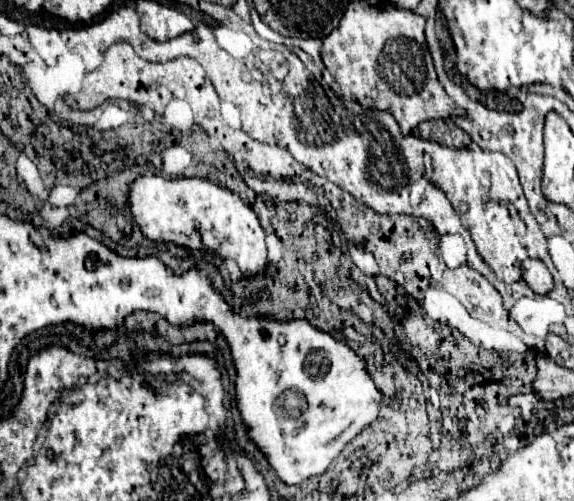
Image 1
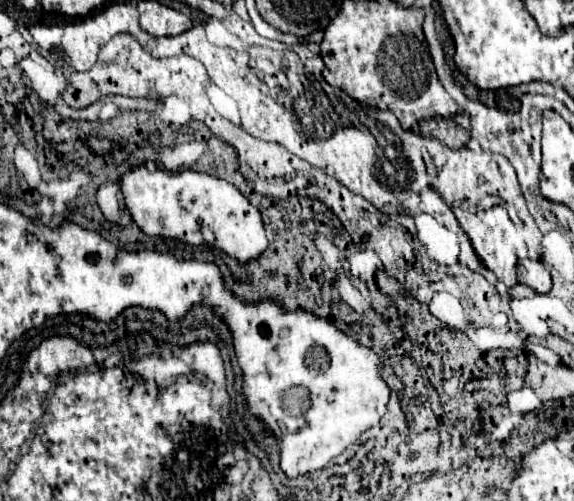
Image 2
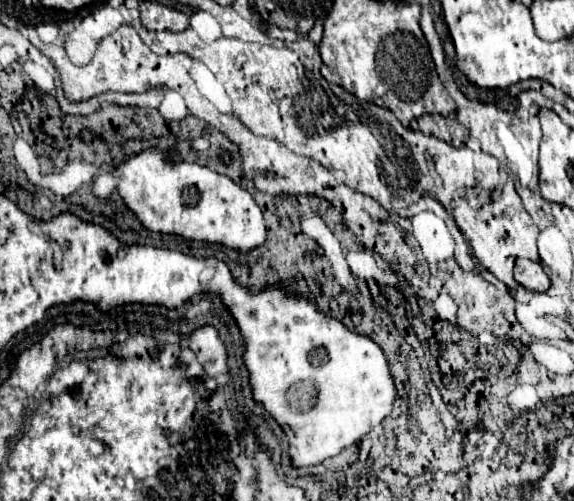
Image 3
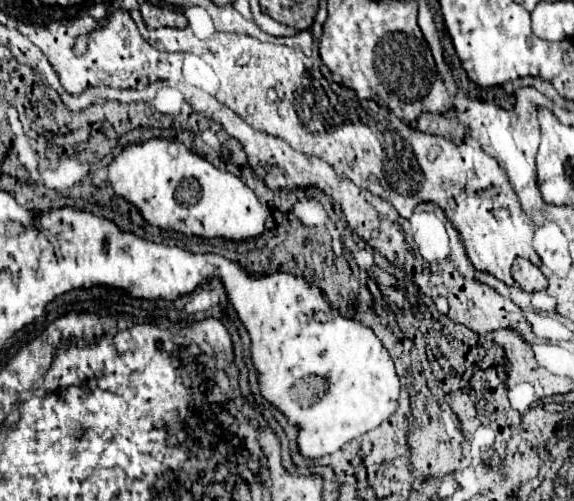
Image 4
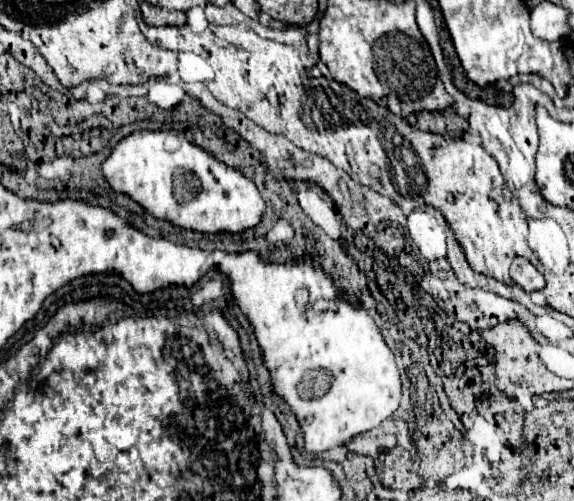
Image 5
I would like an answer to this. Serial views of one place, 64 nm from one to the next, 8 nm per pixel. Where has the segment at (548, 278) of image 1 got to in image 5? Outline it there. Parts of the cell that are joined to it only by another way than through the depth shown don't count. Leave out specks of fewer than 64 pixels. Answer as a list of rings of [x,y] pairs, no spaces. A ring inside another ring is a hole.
[[[514,258],[512,260],[512,268],[510,268],[510,276],[514,280],[514,284],[518,284],[520,288],[524,288],[526,292],[534,292],[534,290],[542,290],[546,286],[544,276],[526,260],[526,258]]]

